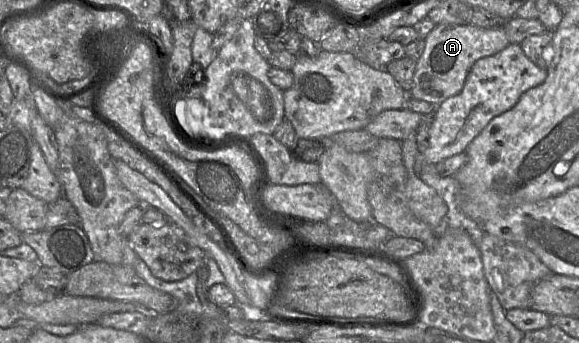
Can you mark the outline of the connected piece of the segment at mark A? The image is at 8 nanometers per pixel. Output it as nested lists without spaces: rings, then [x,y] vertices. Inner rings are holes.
[[[438,24],[427,35],[423,54],[417,61],[411,92],[414,99],[424,100],[432,105],[440,105],[447,98],[459,94],[465,84],[473,64],[484,57],[494,55],[510,44],[503,26],[481,28],[472,24]]]

